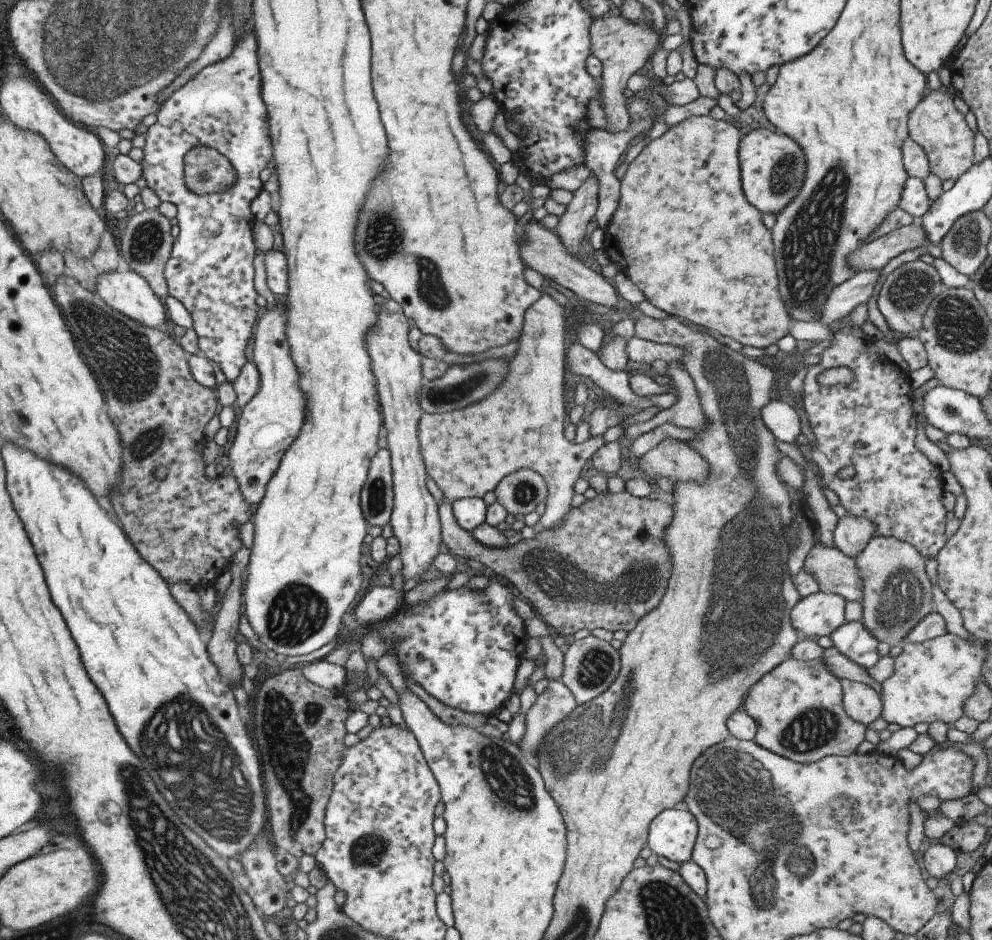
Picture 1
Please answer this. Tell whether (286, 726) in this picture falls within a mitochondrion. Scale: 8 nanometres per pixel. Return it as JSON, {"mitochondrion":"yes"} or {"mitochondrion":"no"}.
{"mitochondrion":"yes"}

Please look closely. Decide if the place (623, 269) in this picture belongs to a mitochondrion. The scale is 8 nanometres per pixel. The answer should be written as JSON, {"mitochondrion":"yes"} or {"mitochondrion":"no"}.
{"mitochondrion":"no"}

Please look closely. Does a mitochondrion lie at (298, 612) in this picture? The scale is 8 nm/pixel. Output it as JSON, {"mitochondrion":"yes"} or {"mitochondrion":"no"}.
{"mitochondrion":"yes"}

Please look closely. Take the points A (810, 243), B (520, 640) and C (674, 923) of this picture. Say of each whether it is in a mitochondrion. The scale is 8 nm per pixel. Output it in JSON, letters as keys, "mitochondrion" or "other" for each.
{"A":"mitochondrion","B":"other","C":"mitochondrion"}

